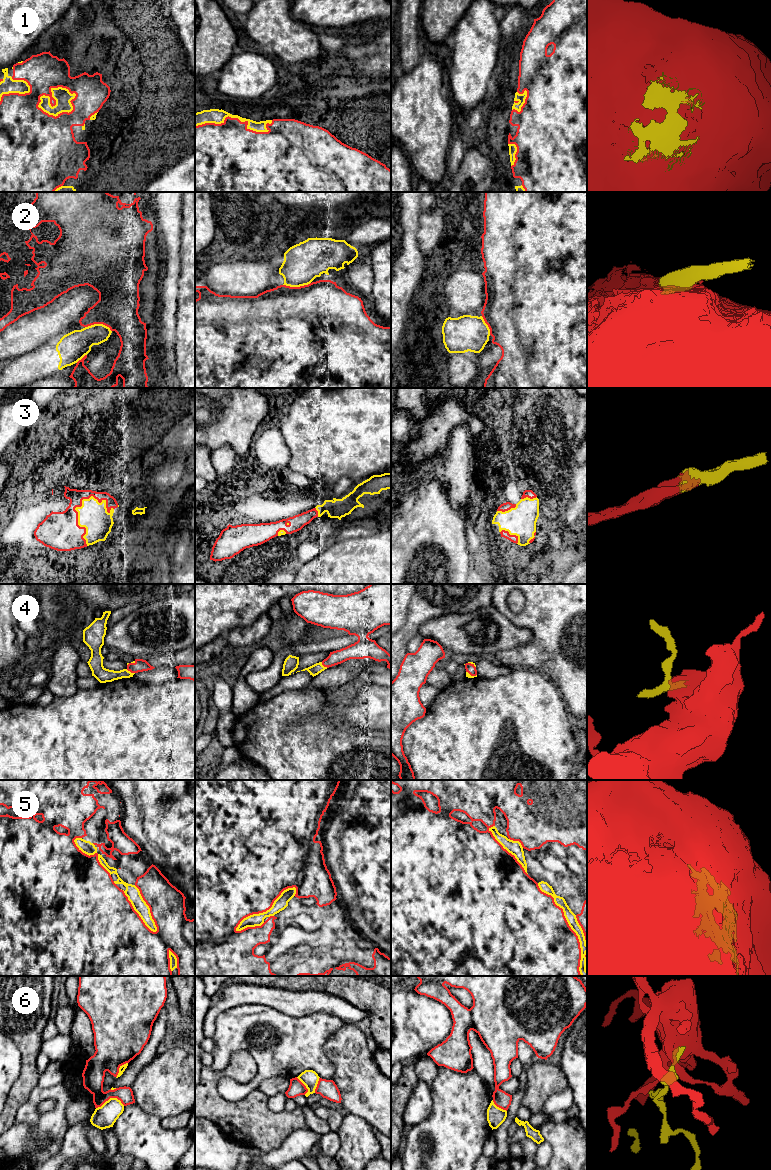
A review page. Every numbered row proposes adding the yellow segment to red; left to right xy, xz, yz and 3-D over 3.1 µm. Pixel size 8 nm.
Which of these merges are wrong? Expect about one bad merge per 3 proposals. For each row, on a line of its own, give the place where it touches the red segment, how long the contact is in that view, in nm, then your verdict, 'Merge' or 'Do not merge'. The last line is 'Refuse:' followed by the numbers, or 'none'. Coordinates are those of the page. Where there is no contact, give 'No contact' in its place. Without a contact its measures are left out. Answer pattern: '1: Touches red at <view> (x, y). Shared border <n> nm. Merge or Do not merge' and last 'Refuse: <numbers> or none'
1: Touches red at xy (50, 90). Shared border 340 nm. Merge
2: Touches red at xy (99, 323). Shared border 220 nm. Do not merge
3: Touches red at xy (77, 518). Shared border 400 nm. Merge
4: Touches red at xy (130, 671). Shared border 80 nm. Merge
5: Touches red at xz (265, 911). Shared border 600 nm. Merge
6: Touches red at xy (110, 1097). Shared border 240 nm. Do not merge
Refuse: 2, 6

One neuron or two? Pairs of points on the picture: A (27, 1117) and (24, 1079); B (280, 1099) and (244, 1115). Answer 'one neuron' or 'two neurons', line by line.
A: two neurons
B: two neurons

